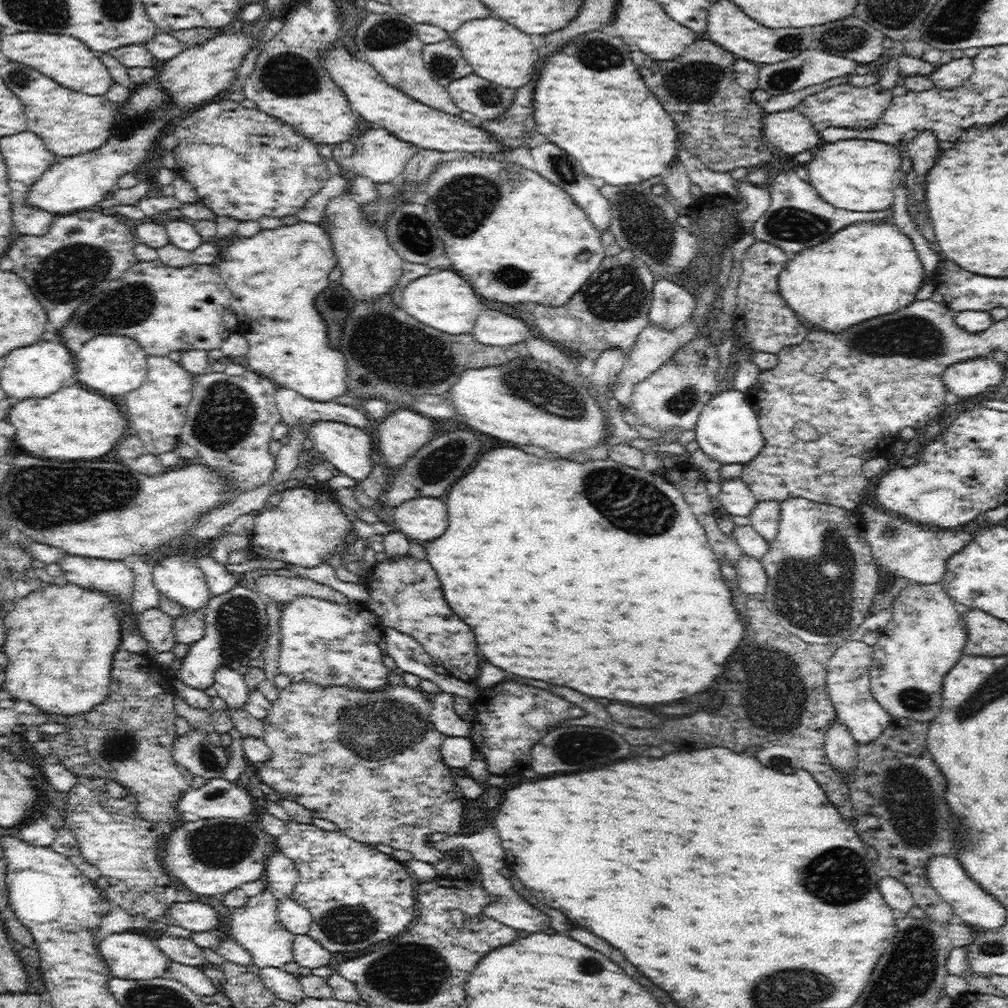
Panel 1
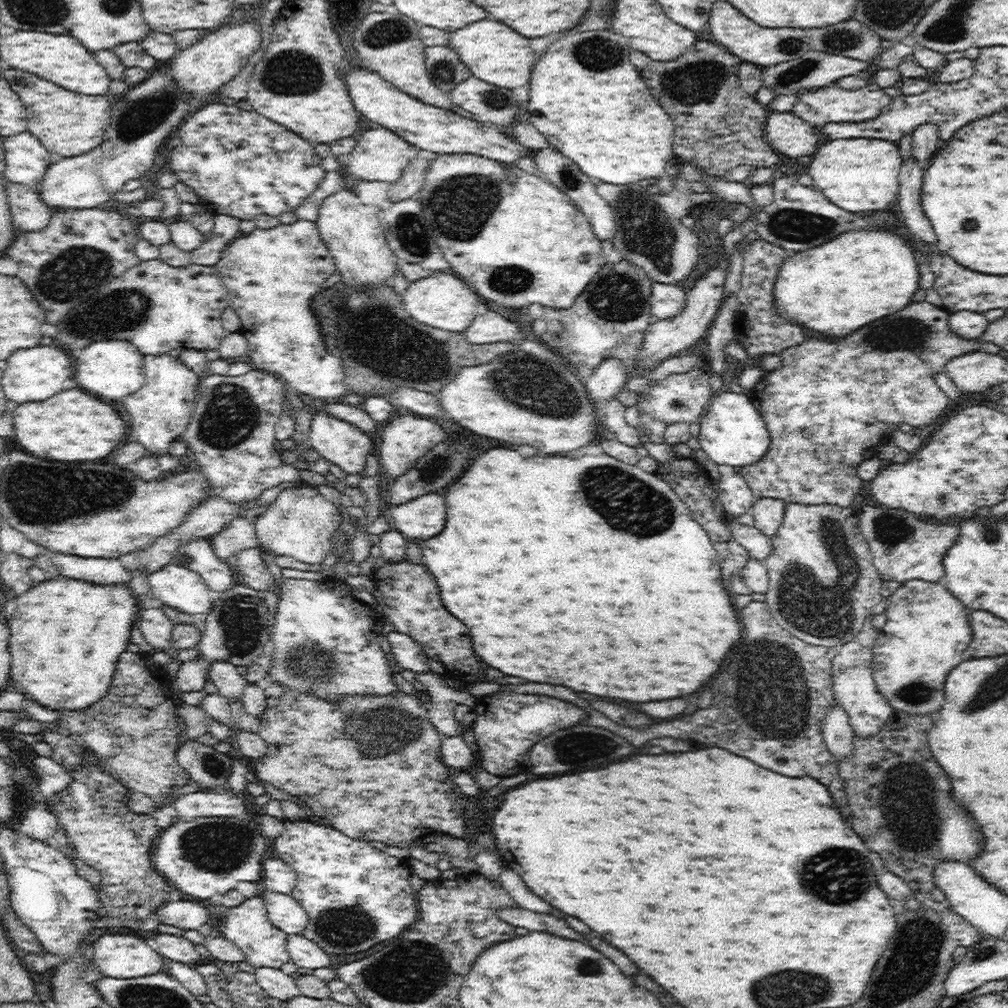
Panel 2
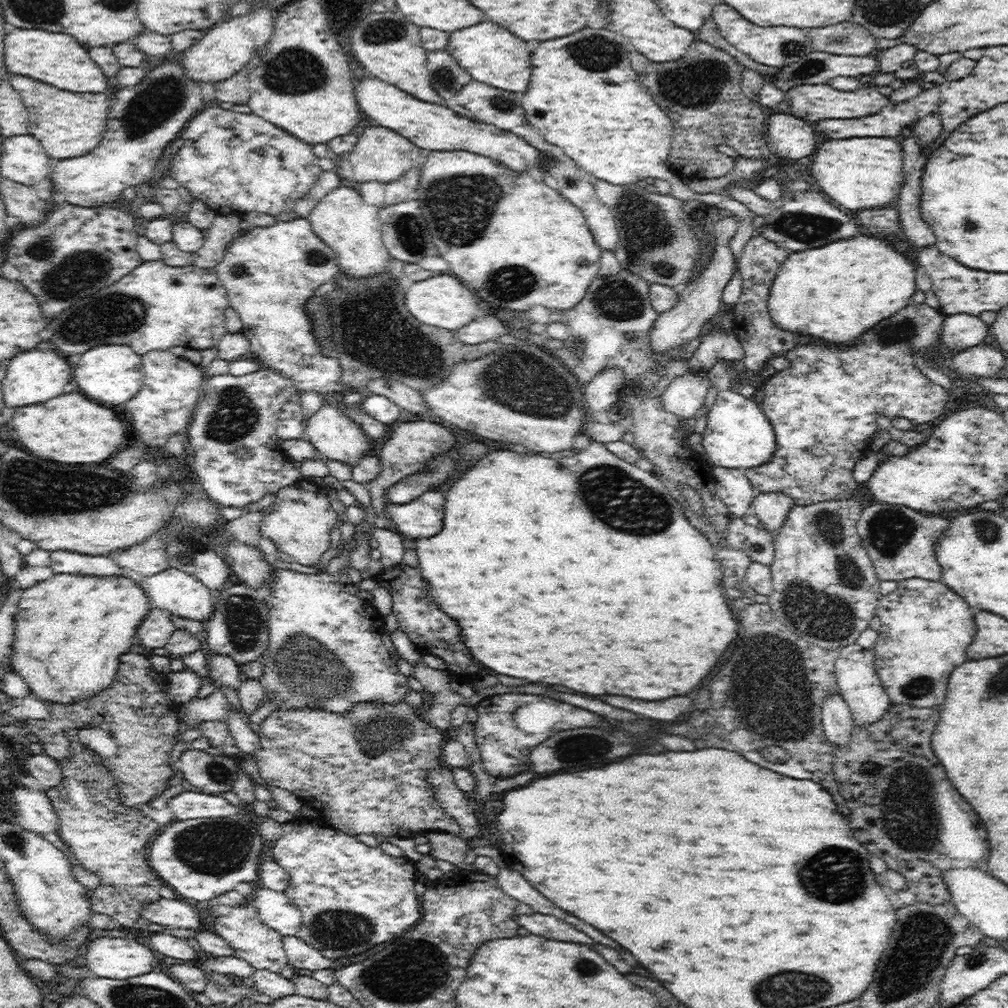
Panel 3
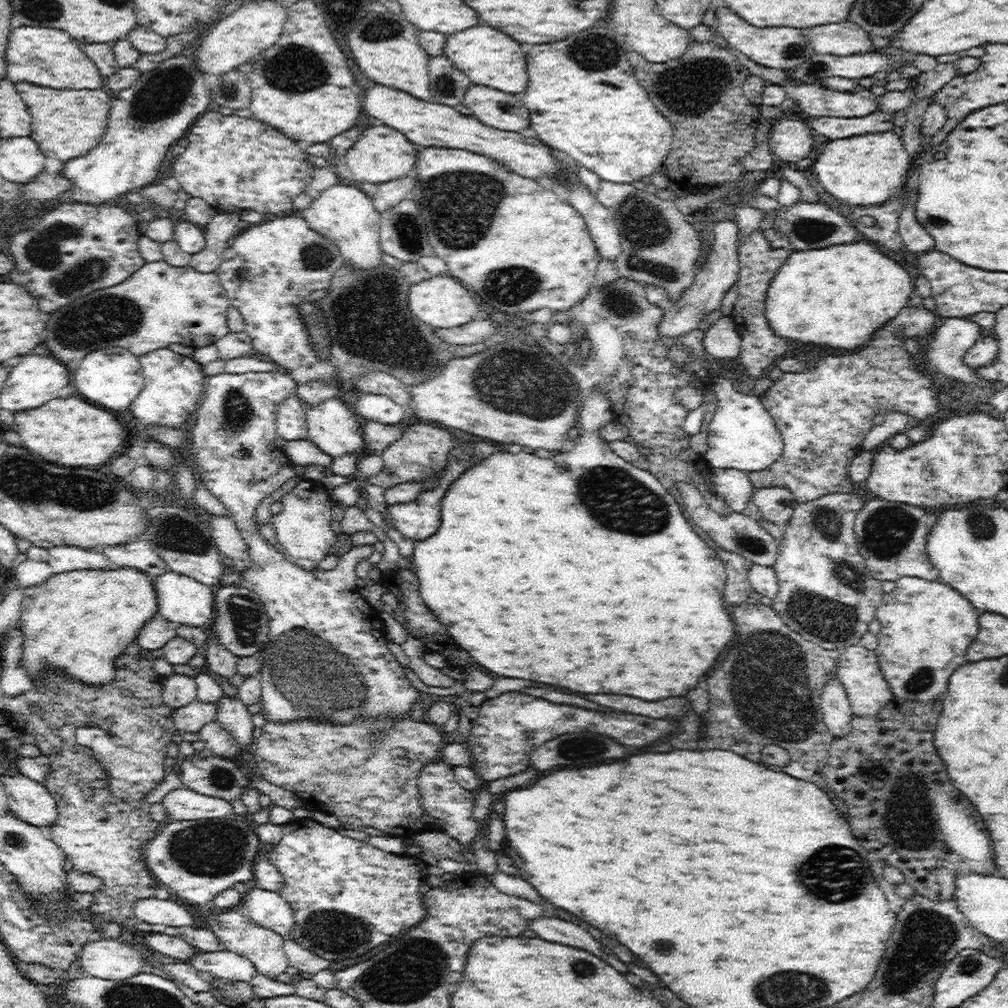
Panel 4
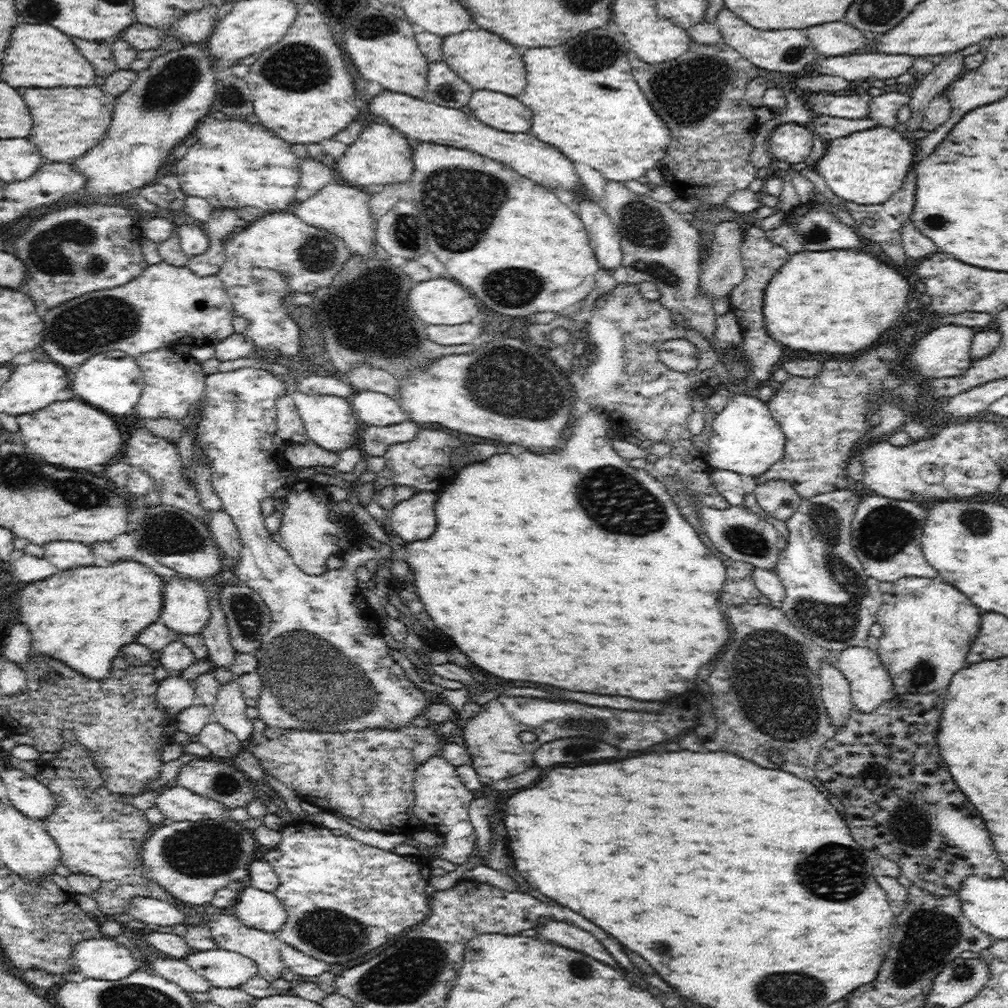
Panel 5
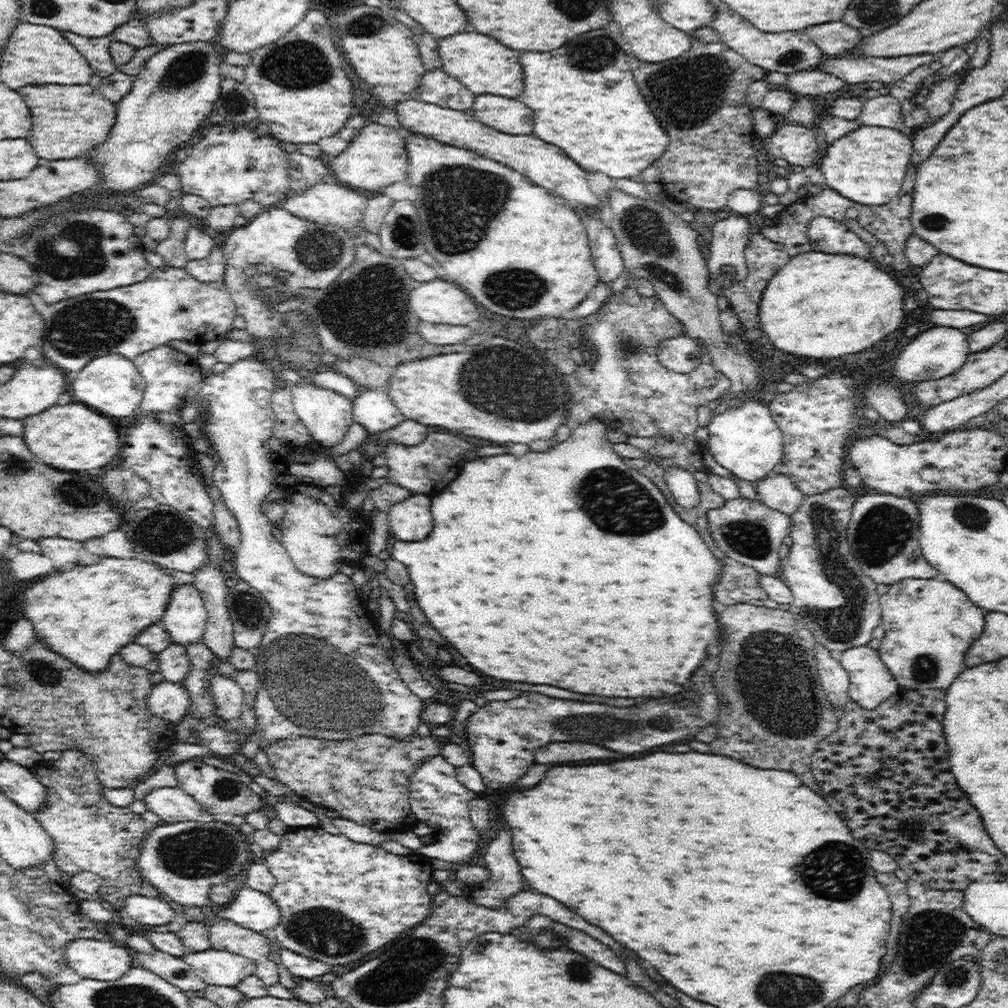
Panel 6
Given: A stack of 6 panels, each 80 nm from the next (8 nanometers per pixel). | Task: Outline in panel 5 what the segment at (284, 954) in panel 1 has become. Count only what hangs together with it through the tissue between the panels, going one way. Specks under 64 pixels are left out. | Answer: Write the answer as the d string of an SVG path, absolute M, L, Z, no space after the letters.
M232 910L225 914L217 915L209 925L218 949L239 952L251 958L256 963L257 974L270 983L281 977L281 972L285 964L281 957L282 942L276 933L246 926L241 920L237 919L237 916Z

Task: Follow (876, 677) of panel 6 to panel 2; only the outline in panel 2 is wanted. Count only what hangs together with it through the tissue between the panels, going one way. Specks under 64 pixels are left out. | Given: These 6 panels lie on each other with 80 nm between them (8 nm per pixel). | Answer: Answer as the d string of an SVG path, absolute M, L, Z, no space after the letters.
M855 639L844 644L832 660L832 689L834 689L835 704L844 709L854 734L861 738L876 734L893 713L892 706L876 687L872 656L872 649L861 646Z

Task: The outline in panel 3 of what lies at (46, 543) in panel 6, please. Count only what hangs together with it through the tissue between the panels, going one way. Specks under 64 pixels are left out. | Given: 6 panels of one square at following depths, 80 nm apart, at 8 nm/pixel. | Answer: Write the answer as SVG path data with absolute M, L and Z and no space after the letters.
M52 551L51 569L55 574L120 576L116 559L110 555L85 555L72 551Z

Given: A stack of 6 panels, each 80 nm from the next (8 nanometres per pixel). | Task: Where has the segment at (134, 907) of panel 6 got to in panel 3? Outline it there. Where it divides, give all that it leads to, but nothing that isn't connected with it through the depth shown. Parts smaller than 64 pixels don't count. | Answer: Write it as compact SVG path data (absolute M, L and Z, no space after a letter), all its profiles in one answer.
M160 898L159 901L145 904L141 917L164 926L188 928L195 931L200 928L200 915L196 907L181 898L176 900Z

